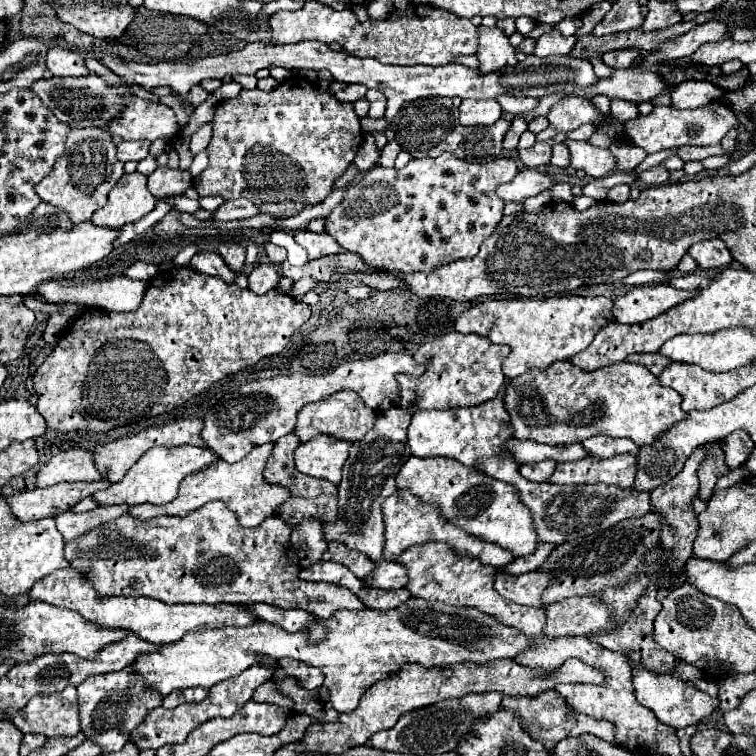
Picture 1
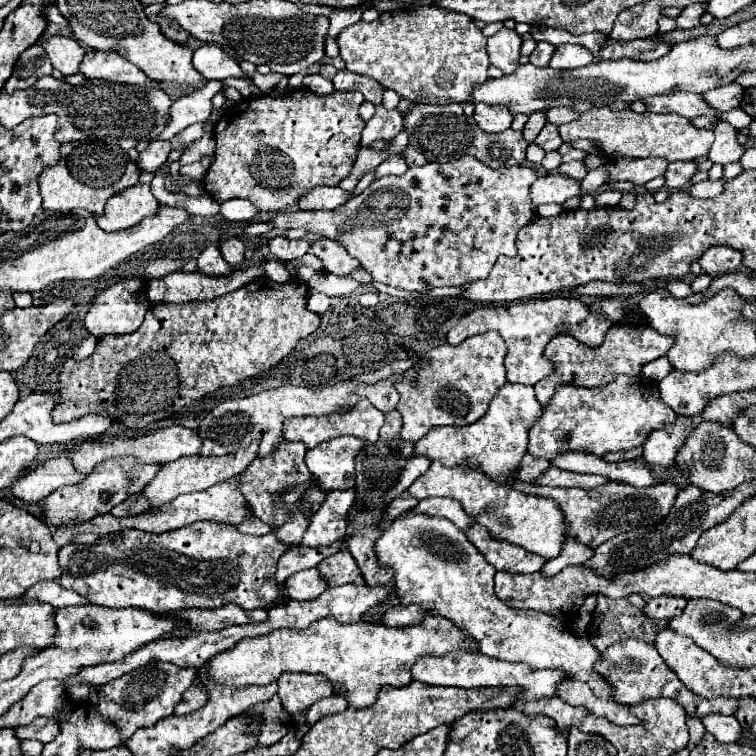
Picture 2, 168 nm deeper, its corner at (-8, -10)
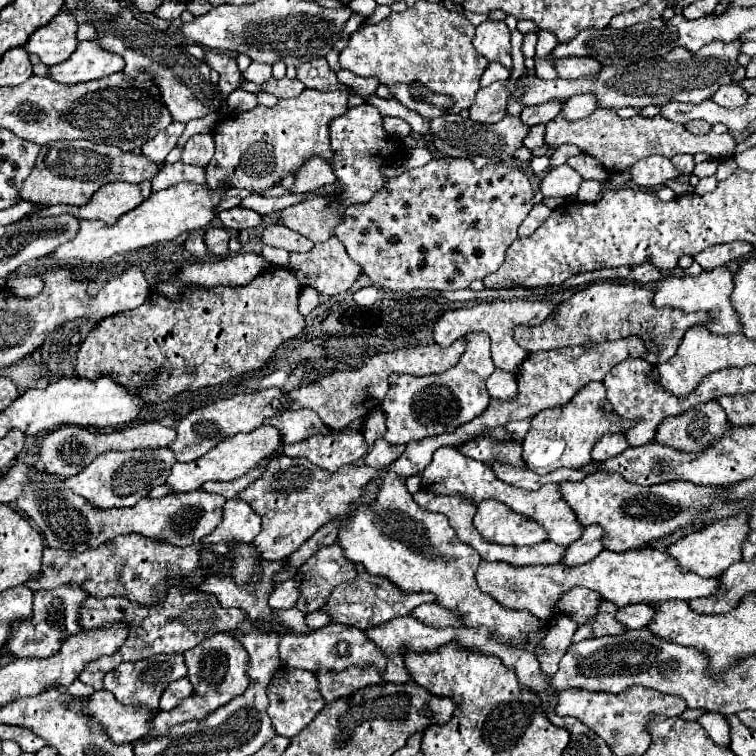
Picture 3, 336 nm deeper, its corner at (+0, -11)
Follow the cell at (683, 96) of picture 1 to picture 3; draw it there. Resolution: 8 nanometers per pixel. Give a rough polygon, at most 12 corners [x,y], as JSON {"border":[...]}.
{"border":[[736,83],[722,85],[712,95],[722,107],[740,107],[748,91]]}

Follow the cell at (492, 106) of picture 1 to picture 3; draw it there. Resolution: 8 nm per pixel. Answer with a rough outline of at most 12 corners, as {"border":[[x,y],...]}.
{"border":[[502,81],[482,87],[468,109],[478,123],[498,123],[508,95]]}

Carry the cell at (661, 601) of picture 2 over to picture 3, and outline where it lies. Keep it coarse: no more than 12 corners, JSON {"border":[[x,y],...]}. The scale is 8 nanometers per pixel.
{"border":[[644,603],[626,605],[616,619],[626,629],[642,629],[654,617],[654,609]]}

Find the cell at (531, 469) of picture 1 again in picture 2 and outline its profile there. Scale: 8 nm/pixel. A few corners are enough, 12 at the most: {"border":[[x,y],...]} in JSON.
{"border":[[532,454],[522,458],[518,478],[522,482],[536,482],[550,462],[534,458]]}

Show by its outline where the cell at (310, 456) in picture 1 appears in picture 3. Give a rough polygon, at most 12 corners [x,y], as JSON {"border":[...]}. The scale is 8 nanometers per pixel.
{"border":[[328,431],[284,445],[334,473],[366,455],[360,431]]}

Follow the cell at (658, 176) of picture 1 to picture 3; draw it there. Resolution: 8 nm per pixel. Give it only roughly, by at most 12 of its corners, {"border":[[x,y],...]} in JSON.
{"border":[[692,155],[672,157],[674,167],[682,175],[690,175],[694,171]]}

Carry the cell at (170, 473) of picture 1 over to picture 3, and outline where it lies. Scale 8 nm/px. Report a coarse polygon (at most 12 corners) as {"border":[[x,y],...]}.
{"border":[[260,425],[176,463],[166,485],[194,491],[236,479],[280,451],[280,431]]}

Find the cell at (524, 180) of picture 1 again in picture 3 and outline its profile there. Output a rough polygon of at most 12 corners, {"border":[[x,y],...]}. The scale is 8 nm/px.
{"border":[[570,165],[542,179],[544,197],[574,197],[584,179]]}

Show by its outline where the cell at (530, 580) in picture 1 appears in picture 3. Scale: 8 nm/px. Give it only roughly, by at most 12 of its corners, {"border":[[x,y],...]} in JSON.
{"border":[[664,549],[602,551],[576,567],[480,561],[476,583],[550,619],[576,585],[616,607],[714,595]]}

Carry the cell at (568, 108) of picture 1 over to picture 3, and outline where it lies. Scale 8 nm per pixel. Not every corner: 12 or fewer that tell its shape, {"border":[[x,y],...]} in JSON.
{"border":[[614,109],[546,125],[546,143],[580,147],[608,171],[650,155],[734,155],[730,133],[692,135],[662,115]]}

